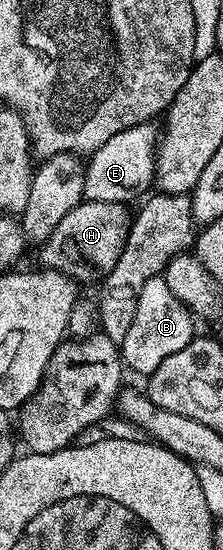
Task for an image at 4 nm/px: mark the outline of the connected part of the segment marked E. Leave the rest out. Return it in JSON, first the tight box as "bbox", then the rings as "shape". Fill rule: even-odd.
{"bbox":[84,123,159,205],"shape":[[[156,123],[131,126],[107,138],[99,150],[88,157],[85,164],[84,199],[91,202],[115,202],[128,205],[136,196],[144,197],[154,187],[157,174],[157,141],[159,128]]]}

